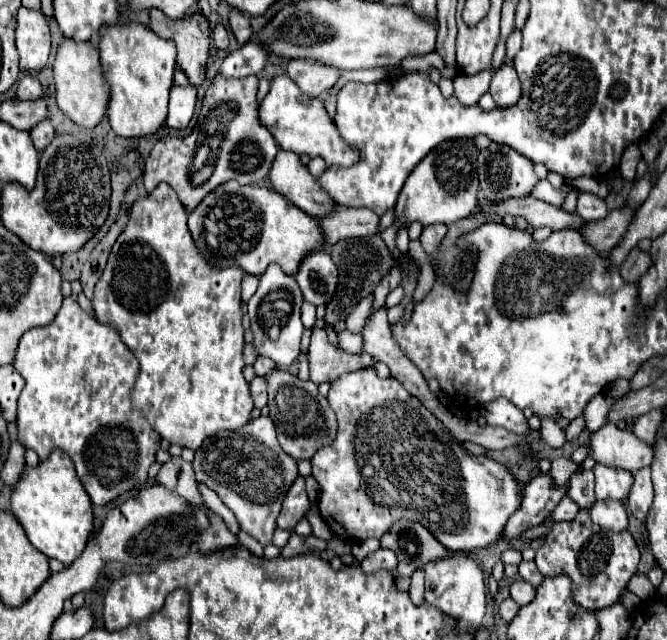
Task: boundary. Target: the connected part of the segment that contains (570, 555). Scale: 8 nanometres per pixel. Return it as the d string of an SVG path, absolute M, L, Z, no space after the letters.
M580 509L572 521L552 523L550 533L548 533L544 545L536 551L534 561L544 577L568 575L572 579L572 591L574 591L572 595L574 595L576 605L582 605L584 609L602 609L602 607L610 607L616 603L616 599L620 597L620 593L626 587L626 583L630 581L630 577L636 573L636 567L640 561L640 551L638 551L638 545L628 531L622 531L622 533L604 531L600 525L592 523L586 509Z

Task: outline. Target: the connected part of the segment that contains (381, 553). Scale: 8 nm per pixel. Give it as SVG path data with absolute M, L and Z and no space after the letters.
M378 549L378 551L374 551L374 553L370 553L368 557L362 559L362 571L364 573L376 573L378 569L390 571L390 569L396 567L396 563L398 563L398 559L392 551Z

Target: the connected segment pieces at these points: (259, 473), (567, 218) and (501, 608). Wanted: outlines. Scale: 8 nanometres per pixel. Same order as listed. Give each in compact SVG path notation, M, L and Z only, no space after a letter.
M260 415L240 429L222 431L204 439L192 465L196 479L206 483L222 499L222 503L234 511L242 531L262 545L270 545L282 501L298 477L296 461L280 449L272 419Z
M520 197L520 199L510 199L510 201L502 201L502 203L486 203L480 207L480 211L486 213L500 213L500 215L522 215L532 227L550 227L552 231L560 231L560 229L580 229L586 223L576 215L576 213L568 213L562 207L554 207L550 203L538 201L534 197Z
M504 599L500 605L498 605L498 613L500 613L500 617L504 619L504 621L512 621L514 617L516 617L516 613L520 611L520 605L514 601L514 599Z

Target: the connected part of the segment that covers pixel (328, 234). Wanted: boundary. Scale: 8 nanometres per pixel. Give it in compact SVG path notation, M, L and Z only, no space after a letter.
M340 207L330 217L320 219L324 239L328 245L334 245L340 239L378 235L380 219L370 209L348 209Z

